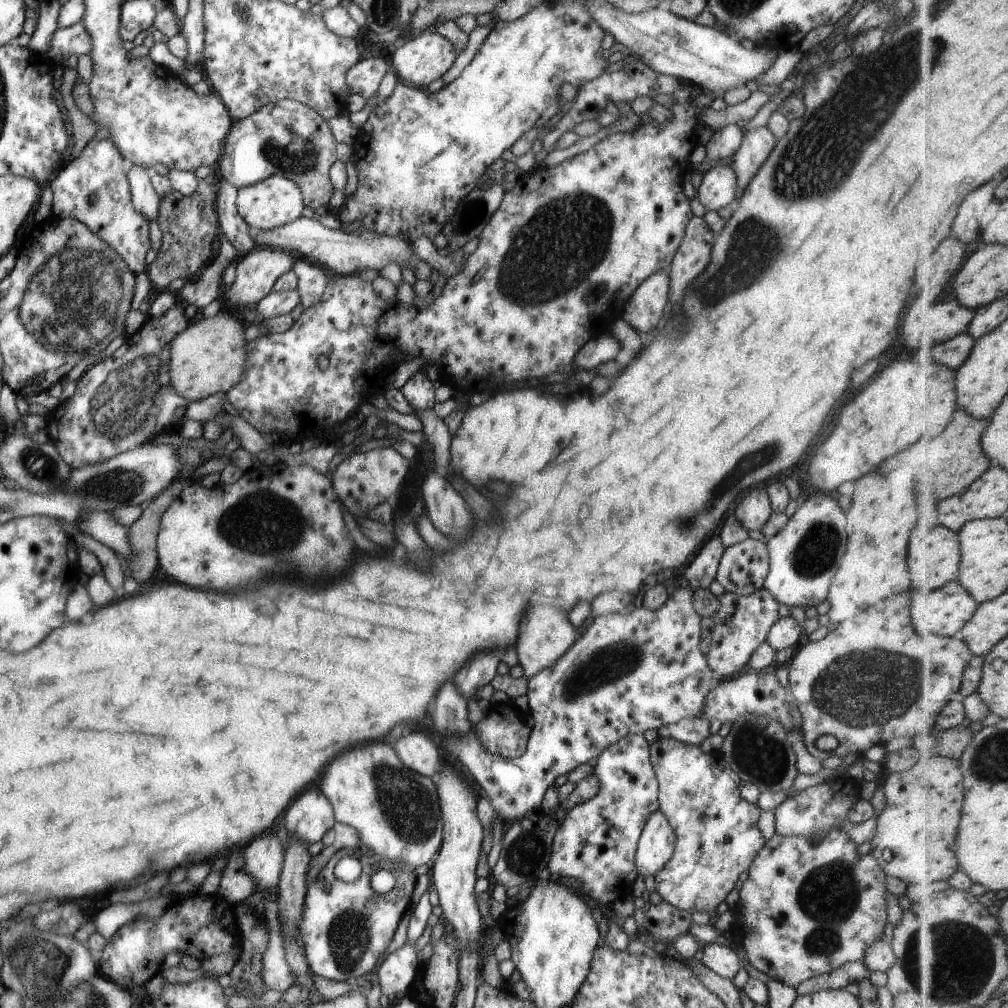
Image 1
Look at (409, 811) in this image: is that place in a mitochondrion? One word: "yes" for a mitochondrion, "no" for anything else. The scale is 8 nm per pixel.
yes

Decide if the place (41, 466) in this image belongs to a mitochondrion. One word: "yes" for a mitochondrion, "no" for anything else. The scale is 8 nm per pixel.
yes

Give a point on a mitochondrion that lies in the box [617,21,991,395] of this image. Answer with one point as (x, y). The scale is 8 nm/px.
(865, 100)

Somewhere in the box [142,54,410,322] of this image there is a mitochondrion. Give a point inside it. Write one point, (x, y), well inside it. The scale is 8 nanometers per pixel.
(296, 157)

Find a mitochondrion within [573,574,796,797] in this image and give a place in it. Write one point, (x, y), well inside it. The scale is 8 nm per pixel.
(763, 759)

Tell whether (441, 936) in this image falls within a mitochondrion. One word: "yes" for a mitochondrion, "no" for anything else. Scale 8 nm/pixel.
no

